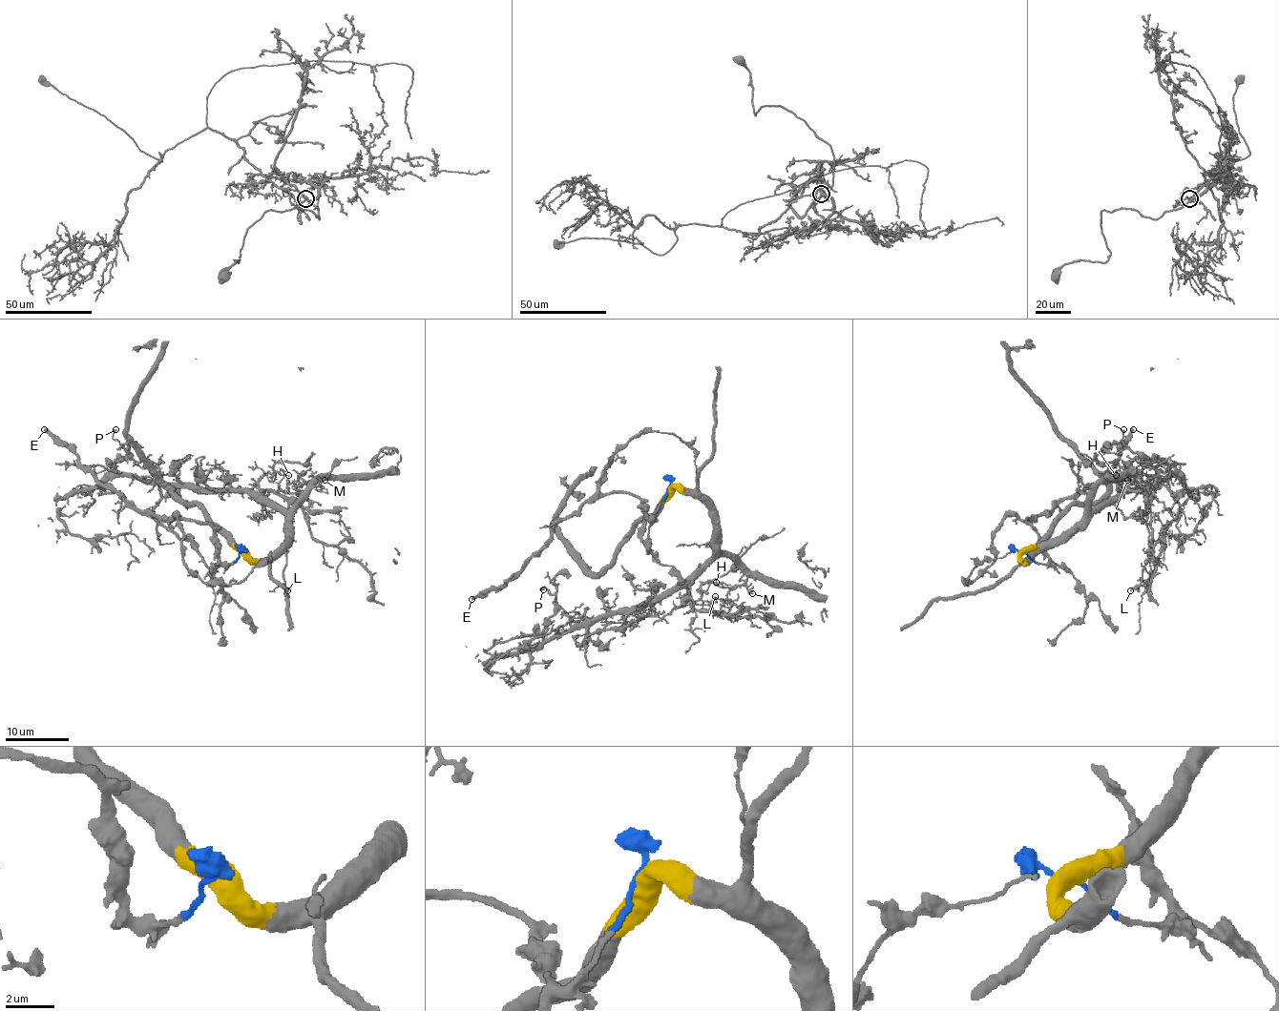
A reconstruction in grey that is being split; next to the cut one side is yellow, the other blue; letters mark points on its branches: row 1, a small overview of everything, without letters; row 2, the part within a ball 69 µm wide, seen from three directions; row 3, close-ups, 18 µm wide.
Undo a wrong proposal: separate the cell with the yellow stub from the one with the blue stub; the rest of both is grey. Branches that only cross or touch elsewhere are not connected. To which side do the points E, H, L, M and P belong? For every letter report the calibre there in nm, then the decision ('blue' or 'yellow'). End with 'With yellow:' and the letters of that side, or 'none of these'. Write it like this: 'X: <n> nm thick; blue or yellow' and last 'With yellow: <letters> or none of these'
E: 400 nm thick; blue
H: 70 nm thick; yellow
L: 200 nm thick; yellow
M: 80 nm thick; yellow
P: 170 nm thick; yellow
With yellow: H, L, M, P

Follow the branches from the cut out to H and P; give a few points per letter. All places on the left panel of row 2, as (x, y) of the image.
H: (241, 552), (253, 558), (269, 558), (284, 543), (284, 517), (262, 494), (258, 482), (267, 474), (288, 475)
P: (241, 552), (269, 558), (284, 543), (284, 515), (243, 491), (117, 472), (127, 448), (115, 429)

